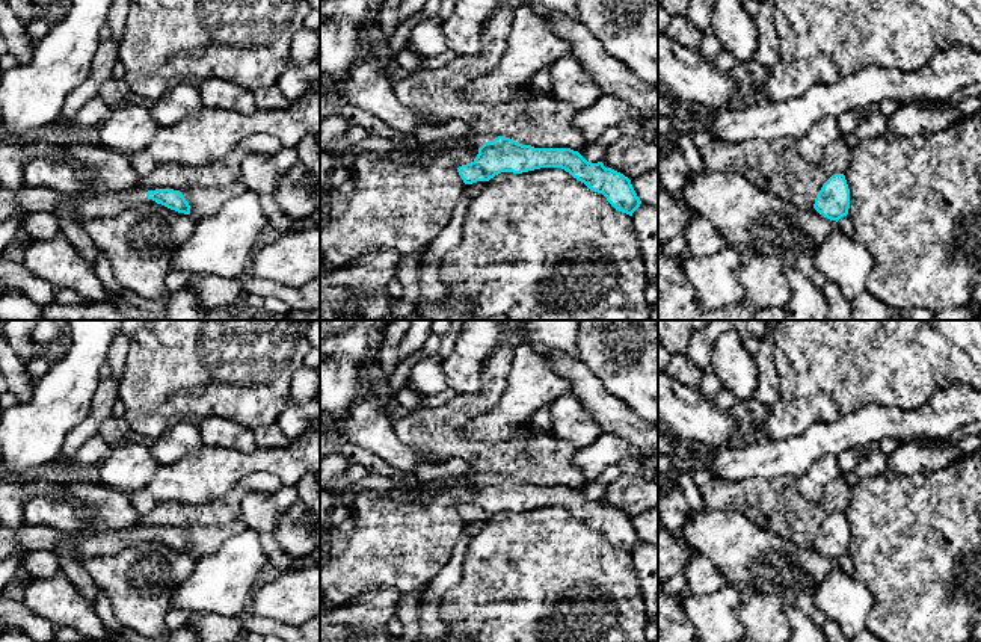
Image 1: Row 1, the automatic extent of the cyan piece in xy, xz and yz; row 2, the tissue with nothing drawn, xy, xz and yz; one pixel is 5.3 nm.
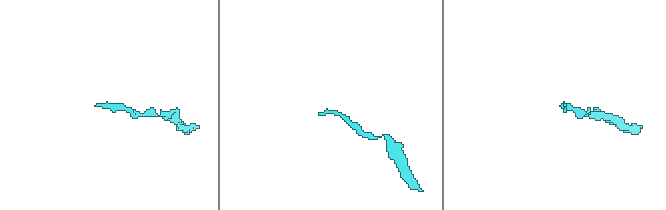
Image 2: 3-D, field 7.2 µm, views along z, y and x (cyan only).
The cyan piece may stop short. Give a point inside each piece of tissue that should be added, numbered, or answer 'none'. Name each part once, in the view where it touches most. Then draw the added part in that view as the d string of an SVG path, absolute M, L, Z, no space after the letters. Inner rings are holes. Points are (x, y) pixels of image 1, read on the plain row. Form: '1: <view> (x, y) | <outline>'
1: xz (473, 478) | M472 468L471 471L468 471L465 474L460 474L460 476L456 476L456 477L439 479L433 483L436 486L441 486L441 485L447 485L447 483L451 483L451 482L460 482L466 486L480 486L484 482L484 477L480 471Z

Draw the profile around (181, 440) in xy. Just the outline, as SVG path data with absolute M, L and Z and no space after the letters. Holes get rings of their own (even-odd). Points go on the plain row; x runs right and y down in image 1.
M183 421L166 429L158 438L148 443L152 458L160 467L172 465L184 456L205 449L198 424Z

